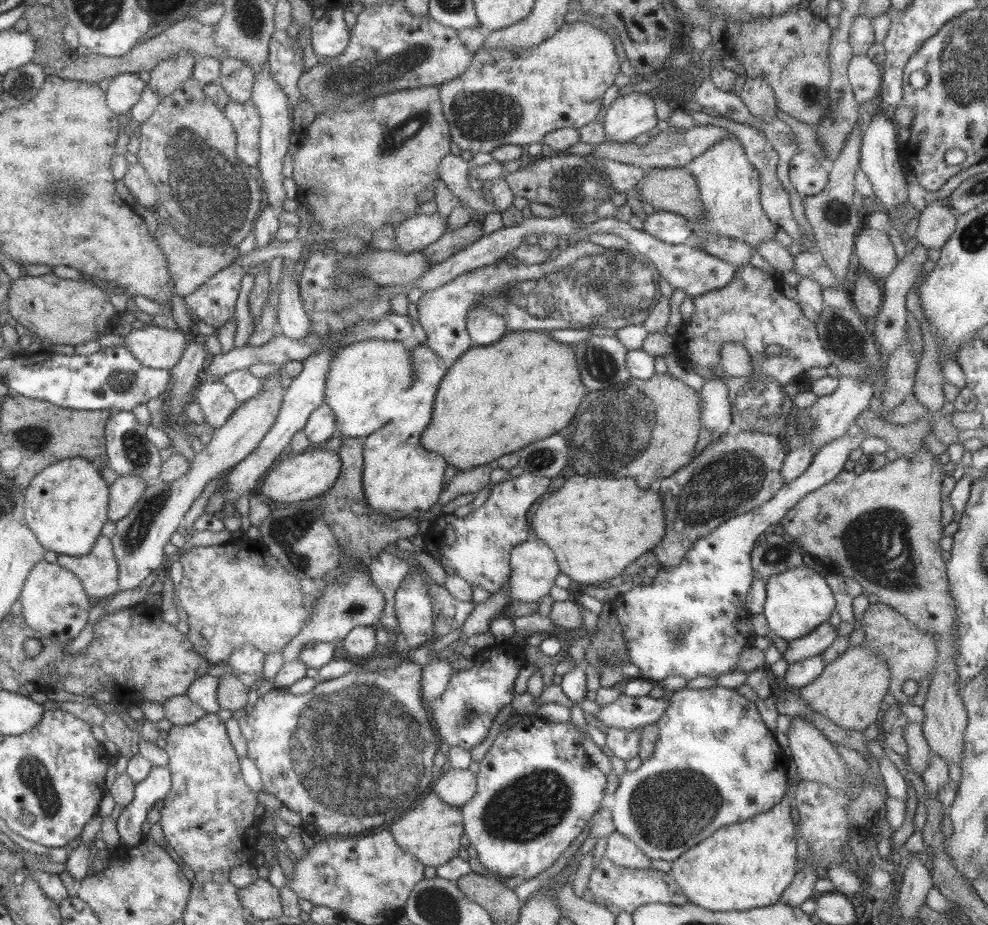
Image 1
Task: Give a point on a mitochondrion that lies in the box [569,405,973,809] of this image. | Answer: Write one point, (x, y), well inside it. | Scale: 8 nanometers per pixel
(876, 545)

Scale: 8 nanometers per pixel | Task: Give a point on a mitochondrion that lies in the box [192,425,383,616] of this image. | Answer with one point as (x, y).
(286, 534)

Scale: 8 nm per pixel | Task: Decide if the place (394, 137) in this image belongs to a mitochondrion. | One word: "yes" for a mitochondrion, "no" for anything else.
yes

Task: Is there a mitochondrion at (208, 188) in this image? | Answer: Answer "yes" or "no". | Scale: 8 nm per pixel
yes

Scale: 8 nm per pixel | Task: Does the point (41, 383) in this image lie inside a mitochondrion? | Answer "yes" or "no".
no

